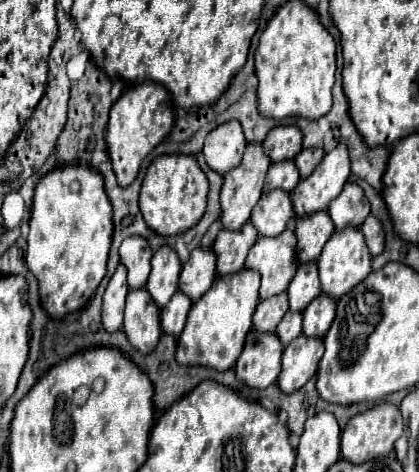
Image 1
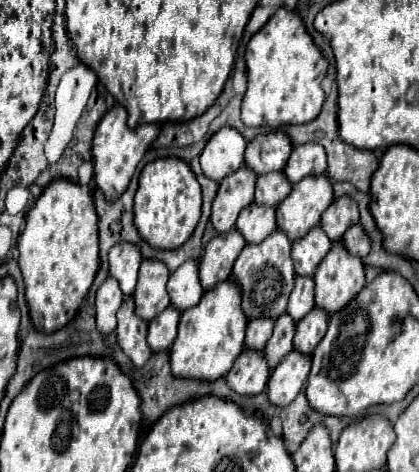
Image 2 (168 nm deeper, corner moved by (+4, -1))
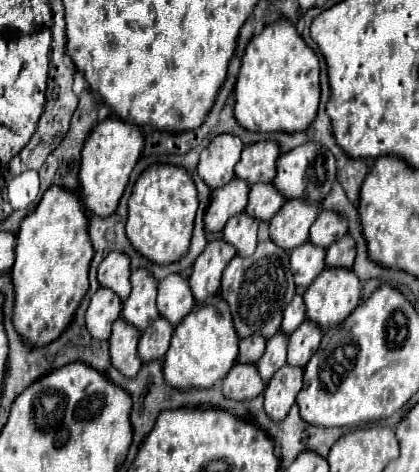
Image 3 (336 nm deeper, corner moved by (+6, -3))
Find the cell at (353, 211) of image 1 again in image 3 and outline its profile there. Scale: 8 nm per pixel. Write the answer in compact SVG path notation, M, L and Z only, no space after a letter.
M321 210L315 224L311 226L311 242L329 248L337 238L345 236L349 230L347 218L333 210Z

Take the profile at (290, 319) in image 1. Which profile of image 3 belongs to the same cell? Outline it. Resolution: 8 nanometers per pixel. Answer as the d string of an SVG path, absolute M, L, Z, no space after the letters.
M277 332L273 334L273 338L267 340L267 348L265 354L261 356L261 360L257 362L259 374L263 378L263 382L269 382L271 376L287 364L287 334L285 332Z

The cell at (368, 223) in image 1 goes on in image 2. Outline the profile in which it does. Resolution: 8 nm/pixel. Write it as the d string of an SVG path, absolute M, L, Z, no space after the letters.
M361 224L351 226L351 228L343 234L341 244L343 244L351 254L361 256L361 258L363 258L363 256L367 256L367 254L369 254L369 250L371 250L371 242L369 242L367 234L363 232Z

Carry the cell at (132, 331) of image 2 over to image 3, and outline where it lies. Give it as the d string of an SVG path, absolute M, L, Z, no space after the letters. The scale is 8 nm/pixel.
M117 318L113 324L113 332L109 338L109 352L111 352L111 362L119 368L121 374L127 378L135 378L139 368L143 366L139 354L137 354L137 344L139 344L139 330L135 326L129 326L123 318Z

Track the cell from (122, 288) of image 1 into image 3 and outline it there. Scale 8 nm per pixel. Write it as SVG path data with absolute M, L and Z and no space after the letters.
M99 288L89 304L87 310L87 330L91 332L93 338L97 340L107 340L111 334L111 324L119 318L121 314L121 298L113 294L113 290Z

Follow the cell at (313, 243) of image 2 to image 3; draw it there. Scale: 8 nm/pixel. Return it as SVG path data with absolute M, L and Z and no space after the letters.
M305 242L291 250L291 272L299 290L305 290L325 268L325 248Z

